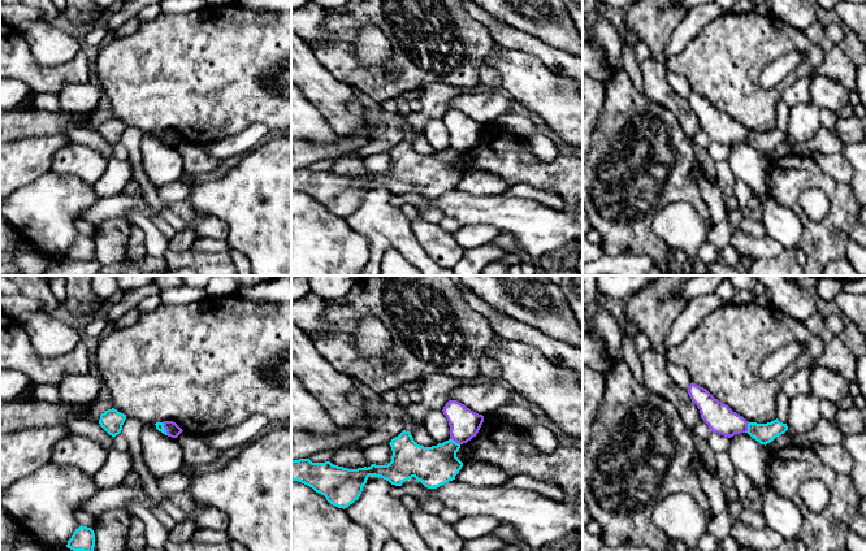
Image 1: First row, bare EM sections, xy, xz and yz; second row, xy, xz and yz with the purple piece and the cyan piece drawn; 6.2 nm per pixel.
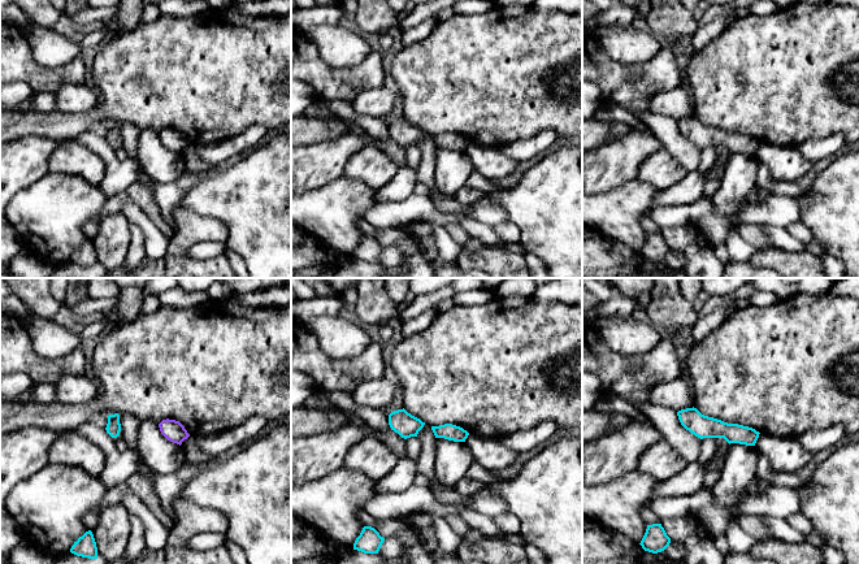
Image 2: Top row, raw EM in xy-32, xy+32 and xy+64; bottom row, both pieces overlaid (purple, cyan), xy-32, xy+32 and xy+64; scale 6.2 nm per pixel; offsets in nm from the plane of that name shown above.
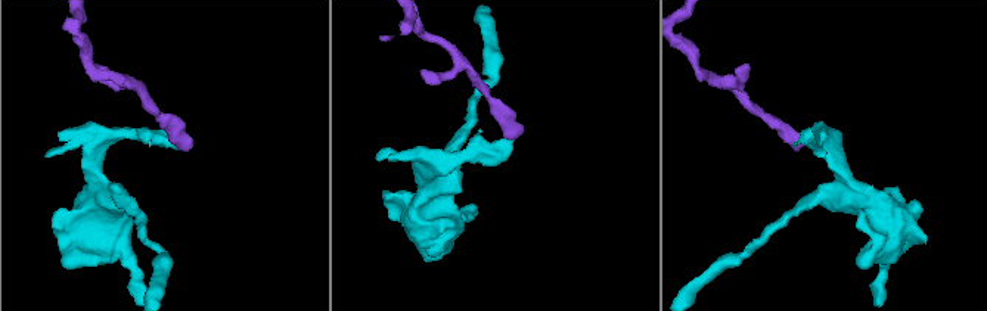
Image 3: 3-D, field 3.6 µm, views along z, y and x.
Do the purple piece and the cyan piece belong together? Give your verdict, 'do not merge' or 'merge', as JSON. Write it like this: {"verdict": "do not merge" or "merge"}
{"verdict": "do not merge"}

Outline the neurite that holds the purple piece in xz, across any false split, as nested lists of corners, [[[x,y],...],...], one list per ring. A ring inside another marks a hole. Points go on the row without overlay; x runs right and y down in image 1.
[[[449,109],[442,118],[450,135],[450,148],[459,153],[467,152],[479,142],[484,125],[456,109]]]

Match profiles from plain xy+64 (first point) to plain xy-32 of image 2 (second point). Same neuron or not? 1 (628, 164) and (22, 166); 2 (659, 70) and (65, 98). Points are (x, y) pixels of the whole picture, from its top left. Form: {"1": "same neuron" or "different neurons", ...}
{"1": "same neuron", "2": "different neurons"}

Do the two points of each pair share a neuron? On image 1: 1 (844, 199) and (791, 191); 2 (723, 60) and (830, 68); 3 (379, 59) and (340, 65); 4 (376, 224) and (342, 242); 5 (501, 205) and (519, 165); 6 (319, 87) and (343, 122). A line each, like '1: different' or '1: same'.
1: same
2: different
3: different
4: different
5: different
6: same

